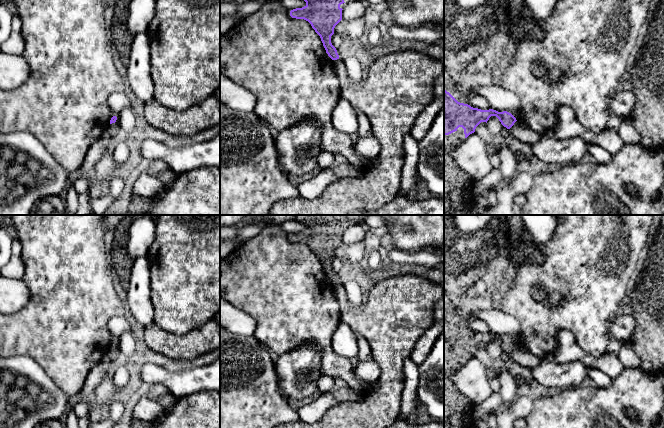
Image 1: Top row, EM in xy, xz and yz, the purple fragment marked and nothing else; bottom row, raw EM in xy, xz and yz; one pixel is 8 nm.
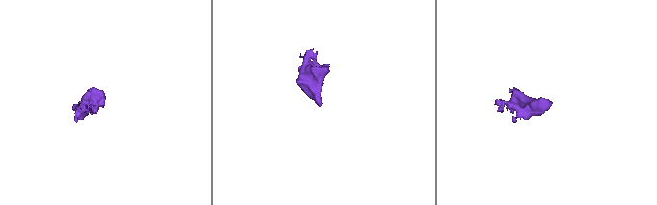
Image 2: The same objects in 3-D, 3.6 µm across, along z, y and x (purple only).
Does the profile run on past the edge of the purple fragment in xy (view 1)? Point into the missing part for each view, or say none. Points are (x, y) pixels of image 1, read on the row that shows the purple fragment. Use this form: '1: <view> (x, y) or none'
1: none

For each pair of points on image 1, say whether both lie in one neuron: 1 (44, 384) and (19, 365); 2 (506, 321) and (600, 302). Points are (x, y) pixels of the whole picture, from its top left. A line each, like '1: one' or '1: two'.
1: one
2: two

